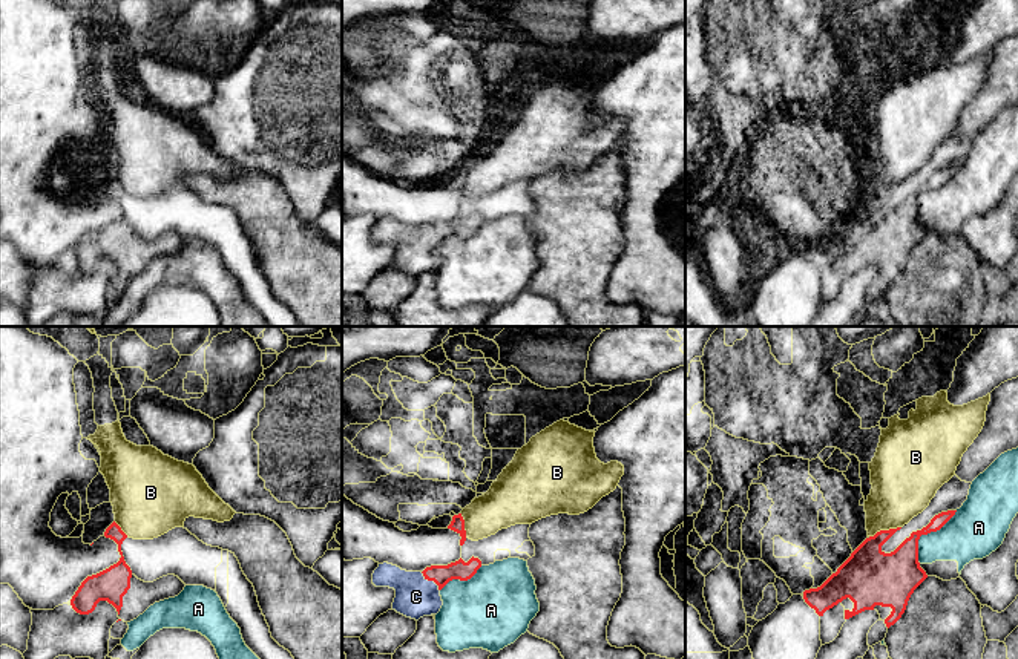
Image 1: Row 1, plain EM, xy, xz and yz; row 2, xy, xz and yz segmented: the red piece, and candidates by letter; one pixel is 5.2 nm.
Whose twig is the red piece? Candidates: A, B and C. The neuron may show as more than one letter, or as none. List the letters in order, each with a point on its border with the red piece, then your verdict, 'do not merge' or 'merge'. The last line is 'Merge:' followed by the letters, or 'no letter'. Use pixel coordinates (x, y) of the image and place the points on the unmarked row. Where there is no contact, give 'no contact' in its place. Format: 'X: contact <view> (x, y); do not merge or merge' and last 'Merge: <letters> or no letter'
A: contact yz (925, 190); do not merge
B: contact yz (885, 187); do not merge
C: contact xz (431, 236); merge
Merge: C

